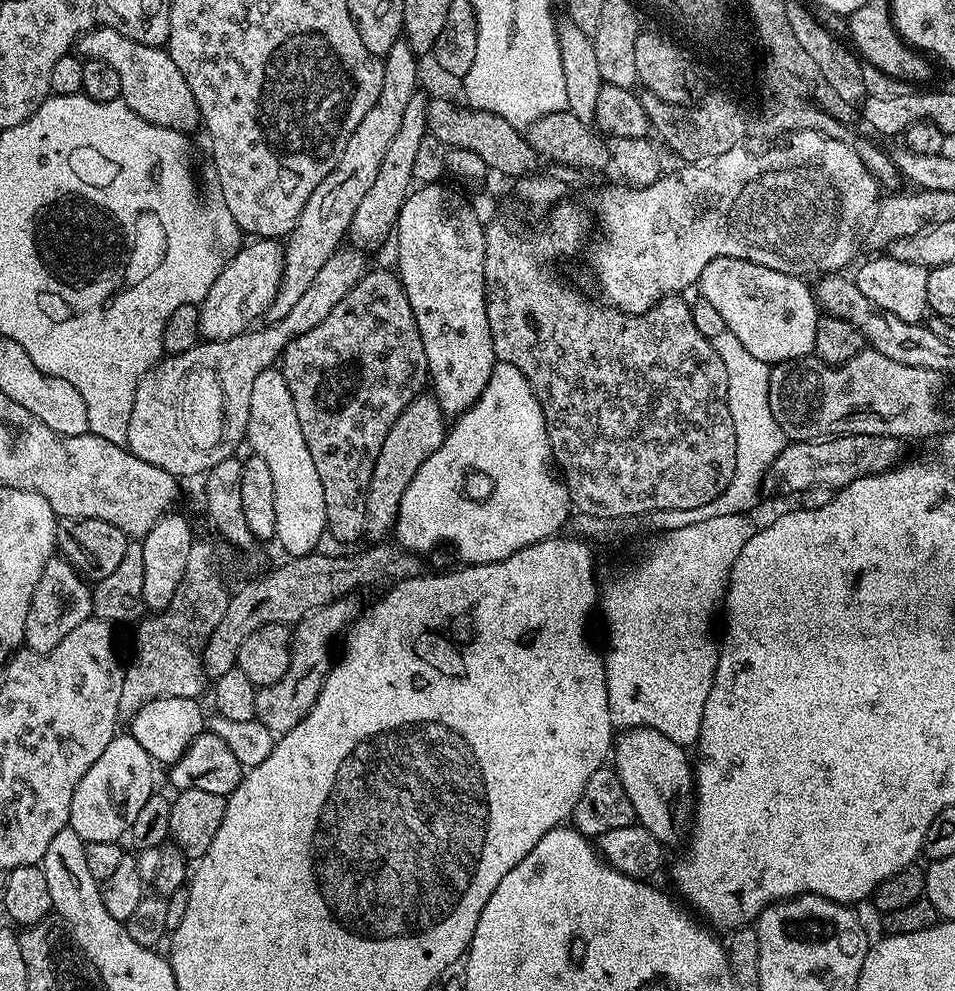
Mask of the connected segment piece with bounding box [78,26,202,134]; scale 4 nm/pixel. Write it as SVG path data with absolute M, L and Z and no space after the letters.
M96 26L79 37L78 52L81 57L96 57L102 62L106 62L118 74L121 82L121 97L124 103L143 120L163 128L172 128L181 134L189 134L188 132L201 127L200 108L196 105L196 99L193 98L191 90L188 89L186 78L182 78L182 70L178 70L178 66L174 66L172 57L163 47L146 46L130 36L123 36L117 28Z

